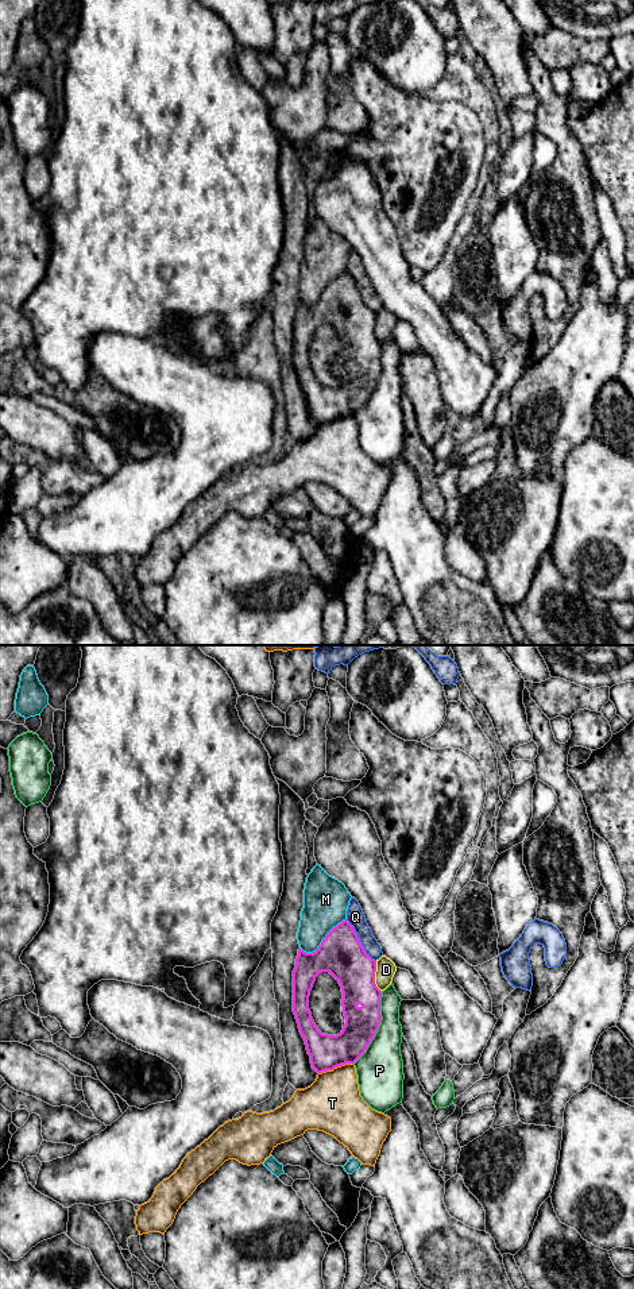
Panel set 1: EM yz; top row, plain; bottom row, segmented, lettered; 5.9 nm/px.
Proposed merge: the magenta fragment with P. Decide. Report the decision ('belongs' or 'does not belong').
does not belong

